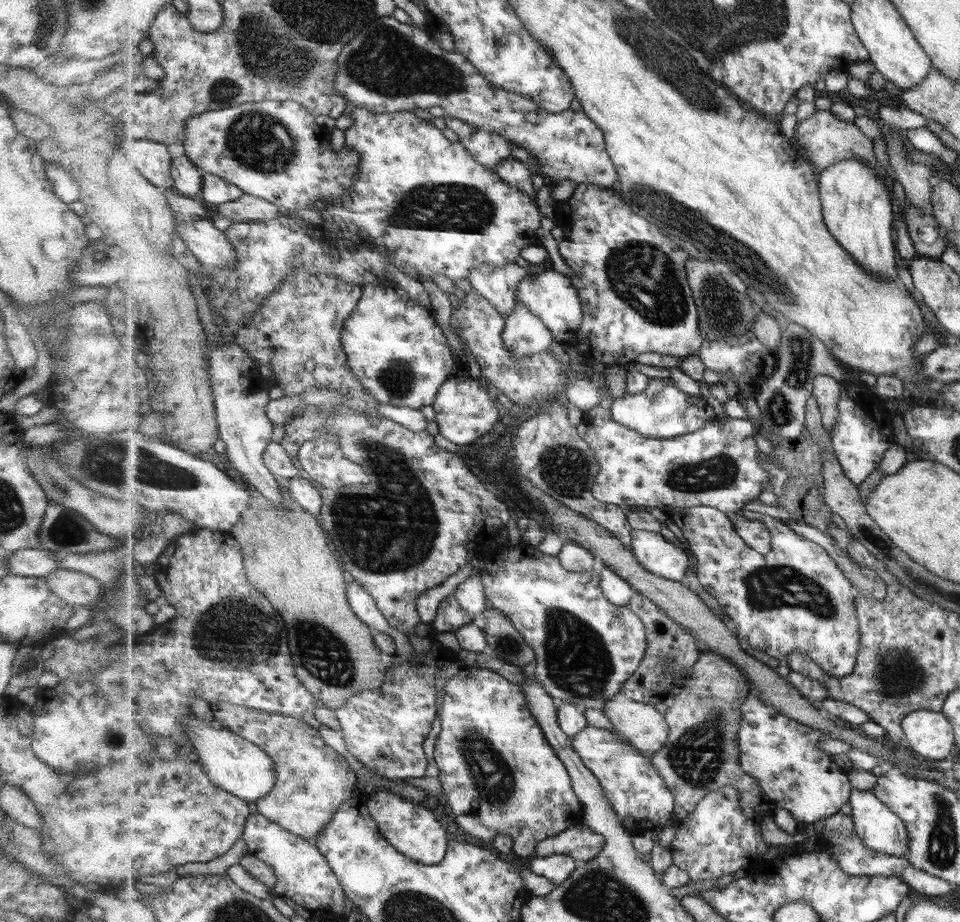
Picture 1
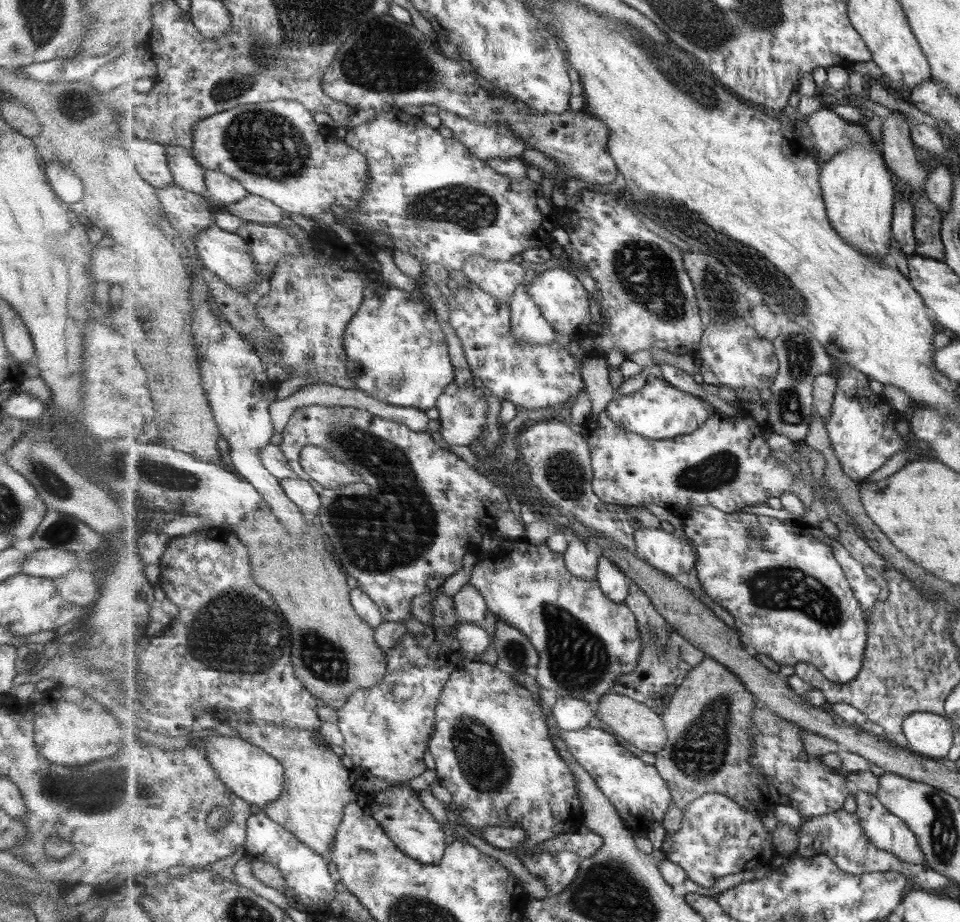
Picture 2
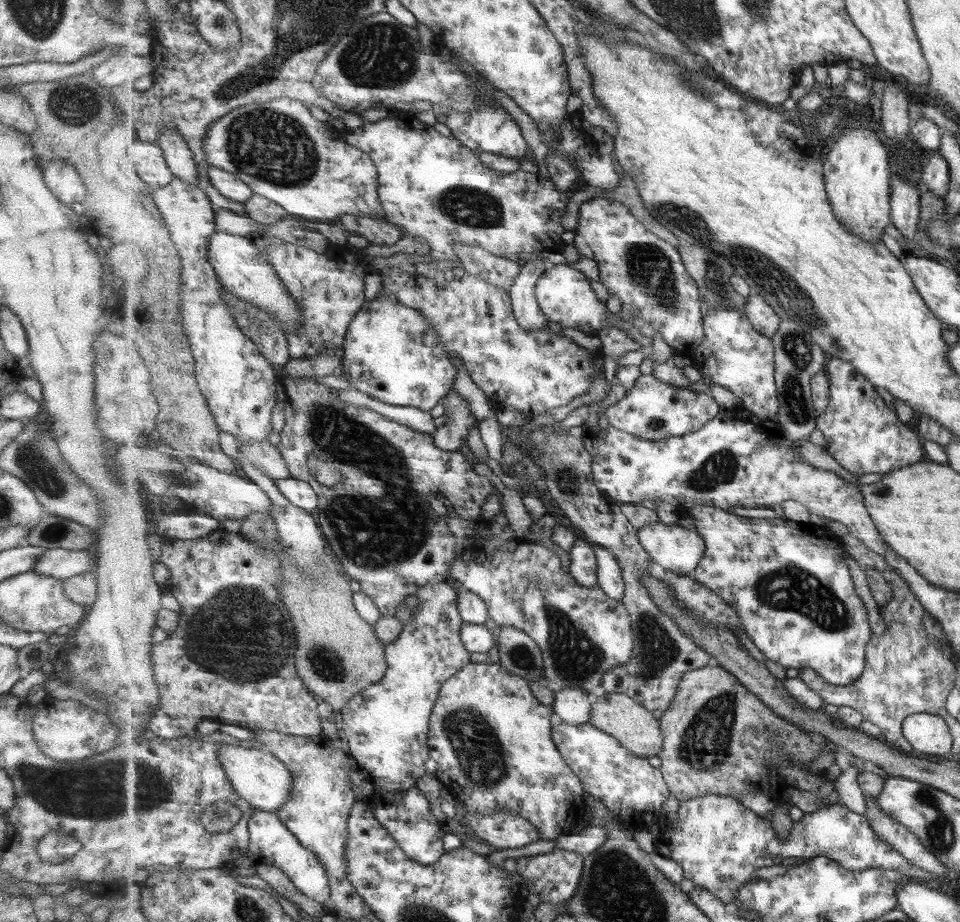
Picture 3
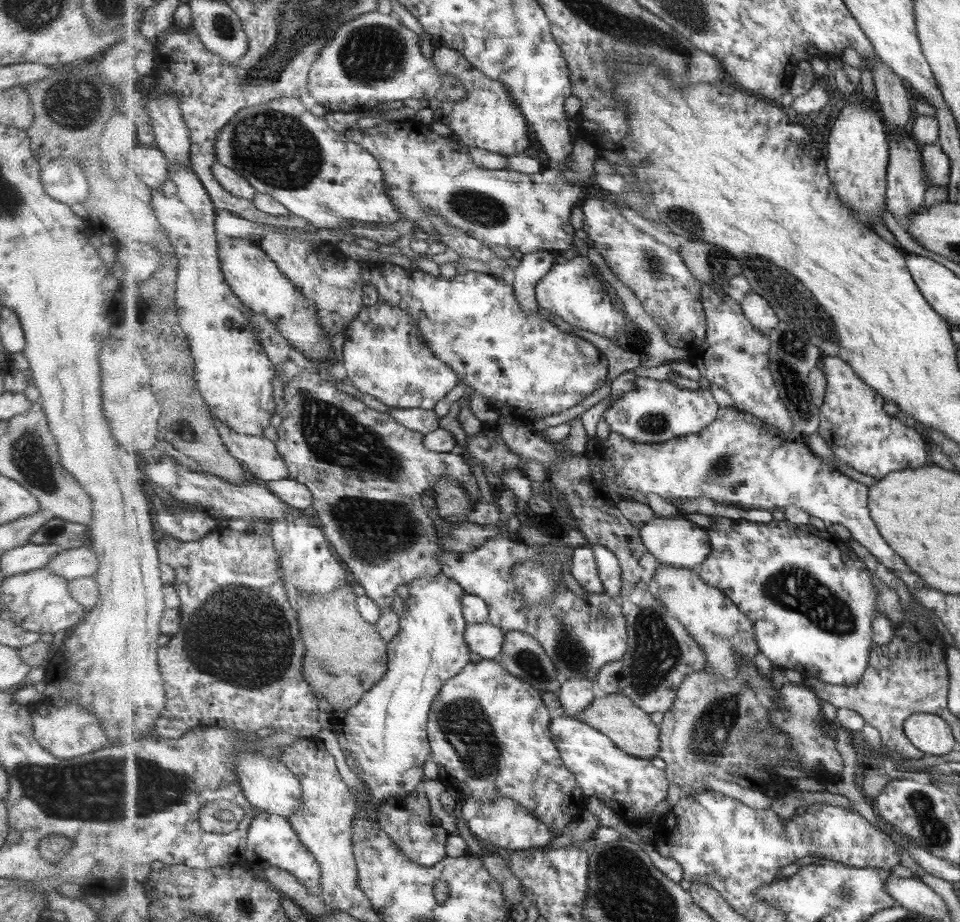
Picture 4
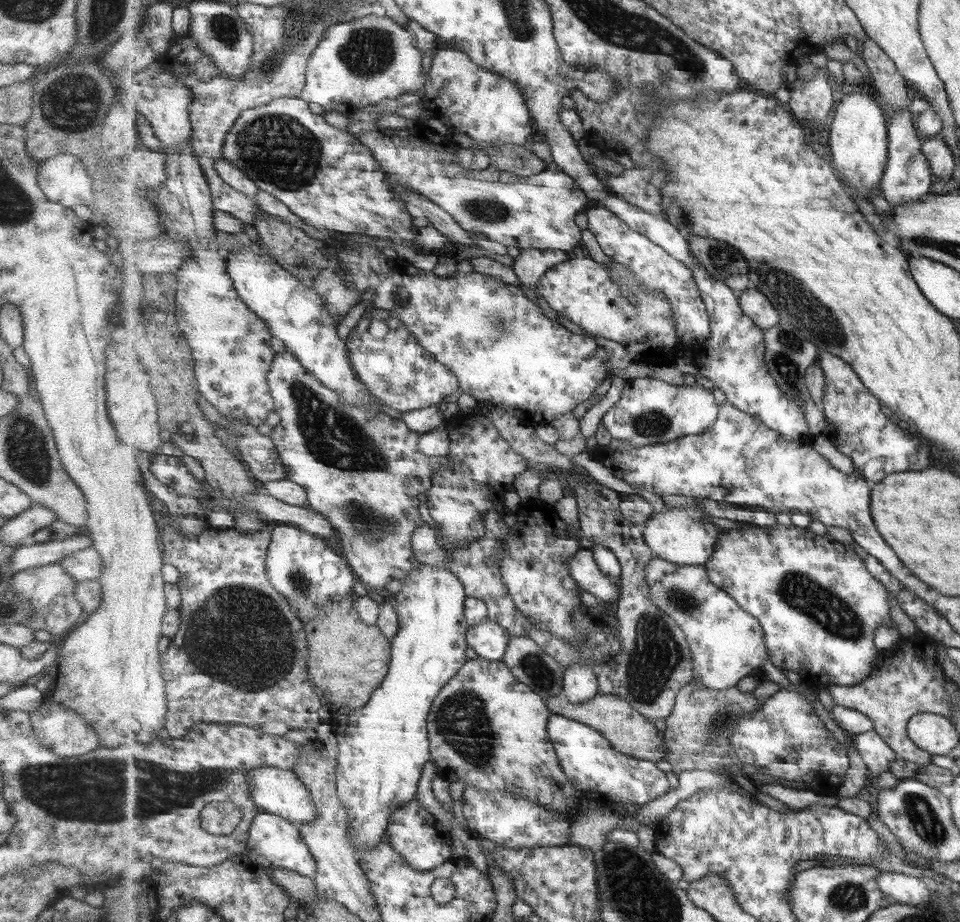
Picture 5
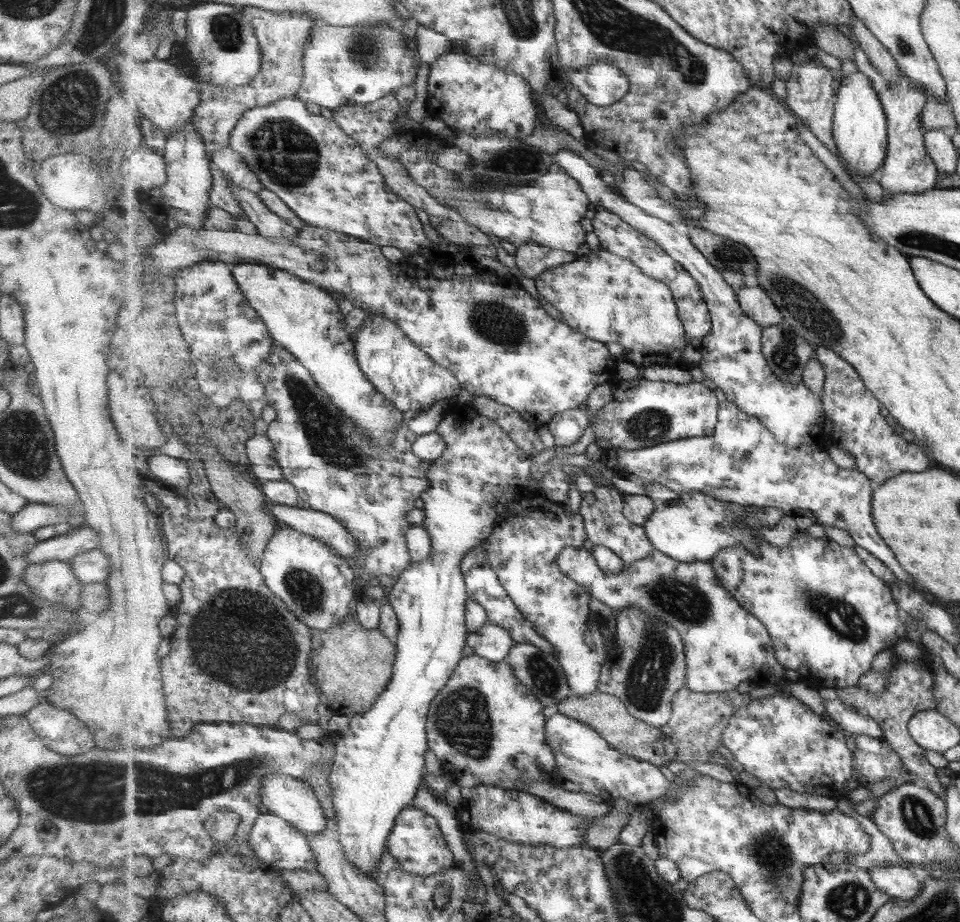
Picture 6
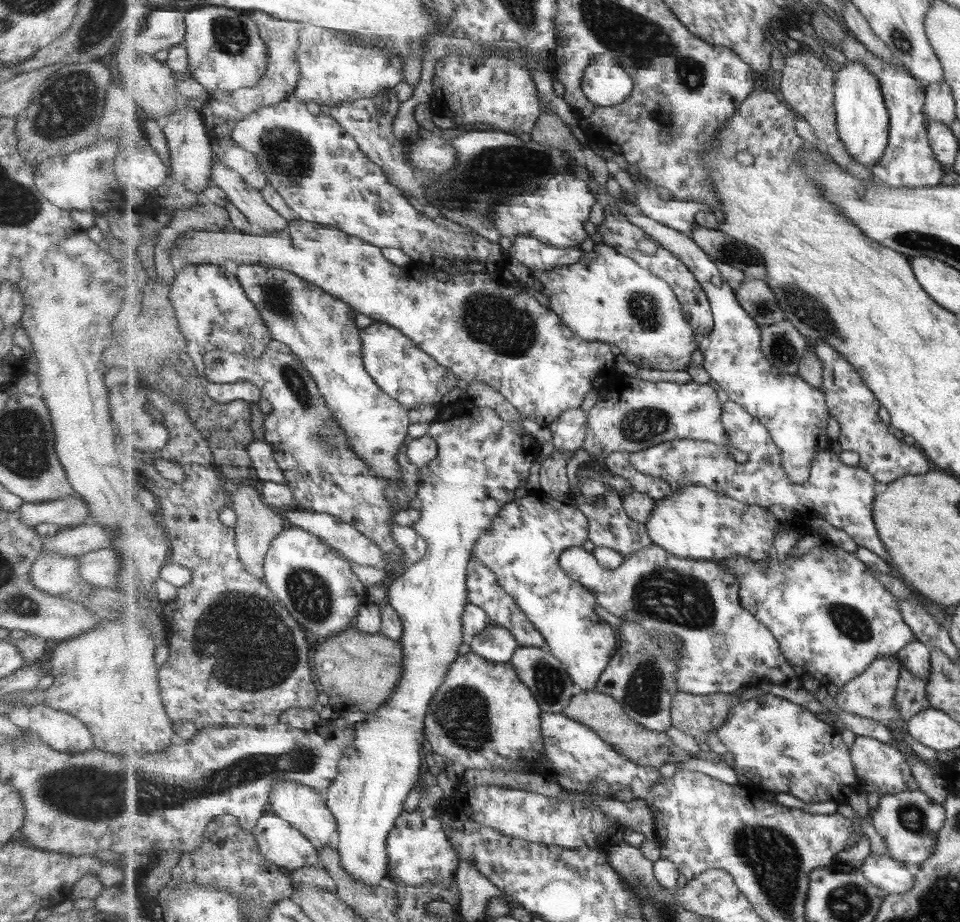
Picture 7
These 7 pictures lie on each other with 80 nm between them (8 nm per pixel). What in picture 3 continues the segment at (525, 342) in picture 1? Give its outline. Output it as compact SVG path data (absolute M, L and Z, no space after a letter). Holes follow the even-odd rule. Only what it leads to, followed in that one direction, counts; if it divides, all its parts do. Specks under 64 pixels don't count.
M543 256L525 263L521 267L521 275L510 288L515 316L527 332L534 332L538 328L547 328L548 318L540 308L535 287L551 265L551 262L543 259Z

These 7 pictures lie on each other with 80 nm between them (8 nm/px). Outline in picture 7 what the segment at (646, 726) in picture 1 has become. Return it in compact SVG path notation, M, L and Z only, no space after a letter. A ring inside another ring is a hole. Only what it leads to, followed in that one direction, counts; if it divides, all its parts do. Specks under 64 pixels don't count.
M597 690L579 692L571 698L569 706L563 709L562 714L573 717L573 720L594 729L607 744L611 744L617 752L622 753L623 756L627 756L629 760L635 761L637 764L659 768L659 766L669 764L669 762L685 762L693 757L689 752L681 750L677 744L673 744L673 740L669 738L666 732L655 732L655 730L649 730L639 722L635 722L625 712L623 704L614 696L604 692Z

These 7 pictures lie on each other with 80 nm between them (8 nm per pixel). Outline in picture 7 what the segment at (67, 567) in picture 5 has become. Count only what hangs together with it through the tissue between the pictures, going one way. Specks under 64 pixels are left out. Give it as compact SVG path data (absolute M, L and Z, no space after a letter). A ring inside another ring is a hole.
M110 547L82 554L76 559L81 580L93 587L116 587L119 561Z

